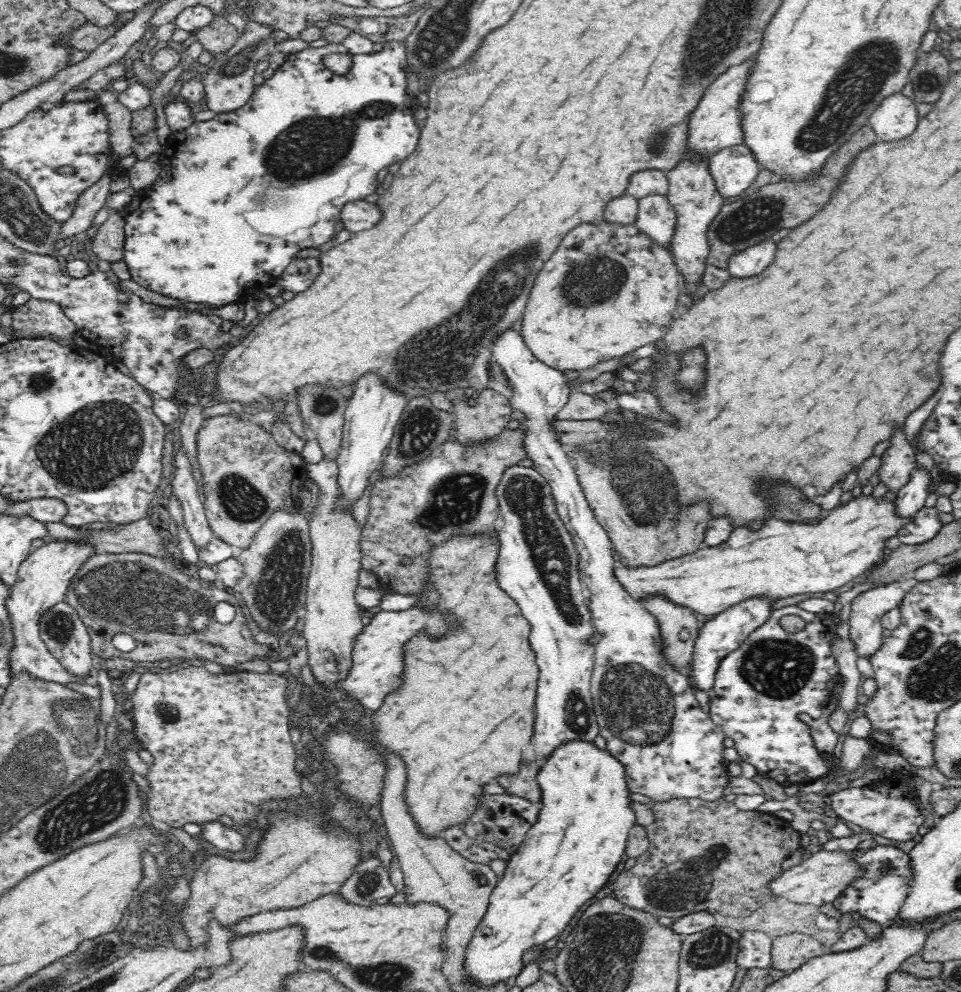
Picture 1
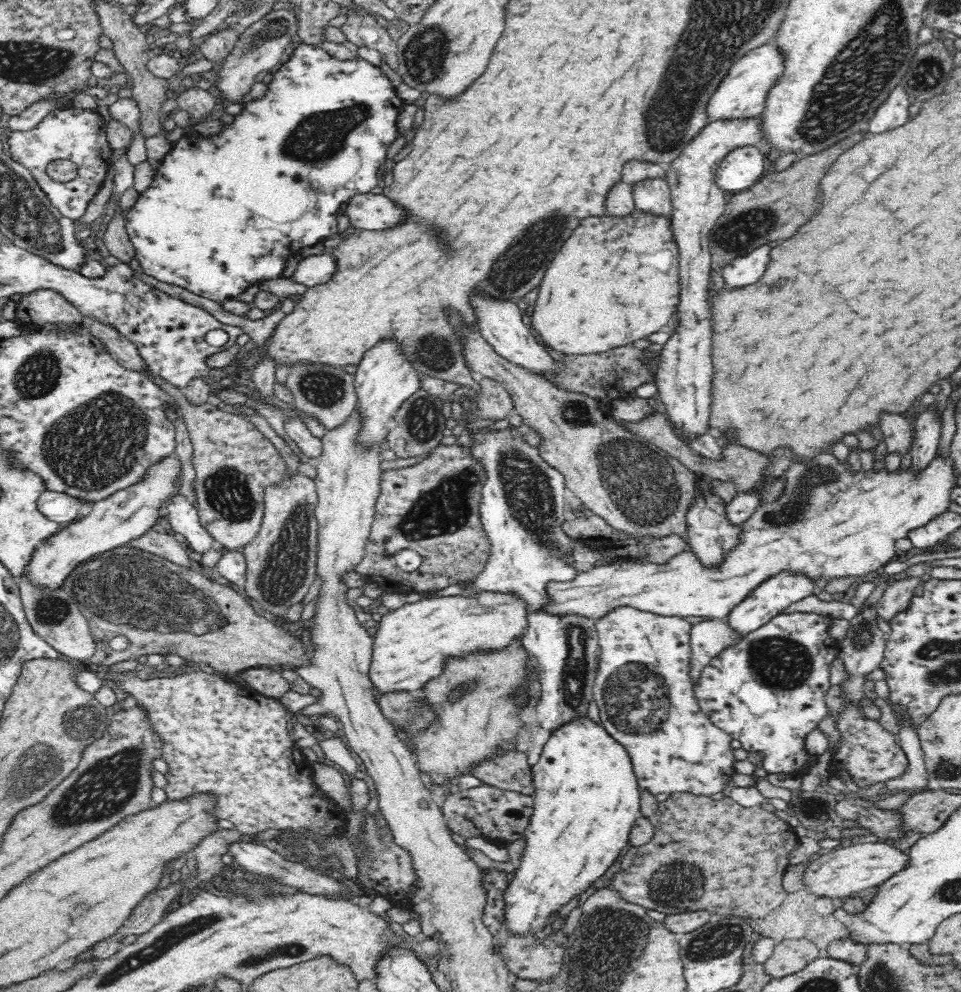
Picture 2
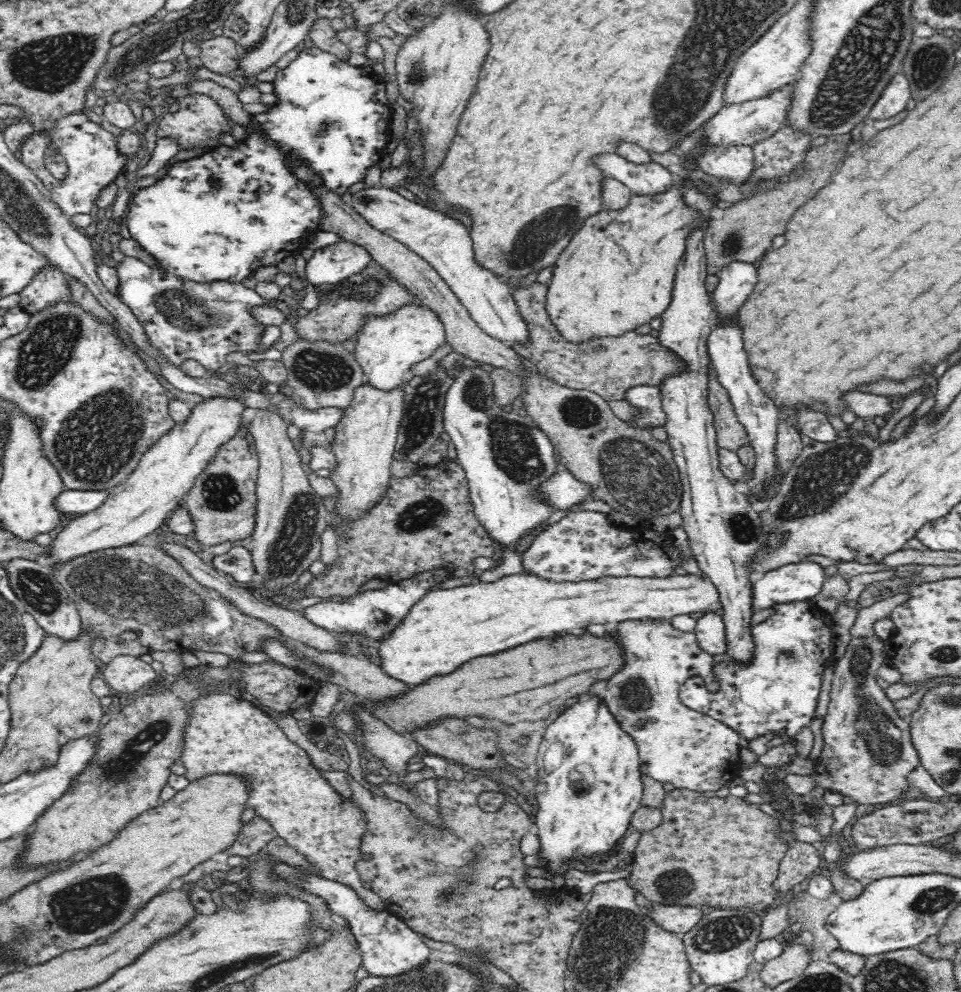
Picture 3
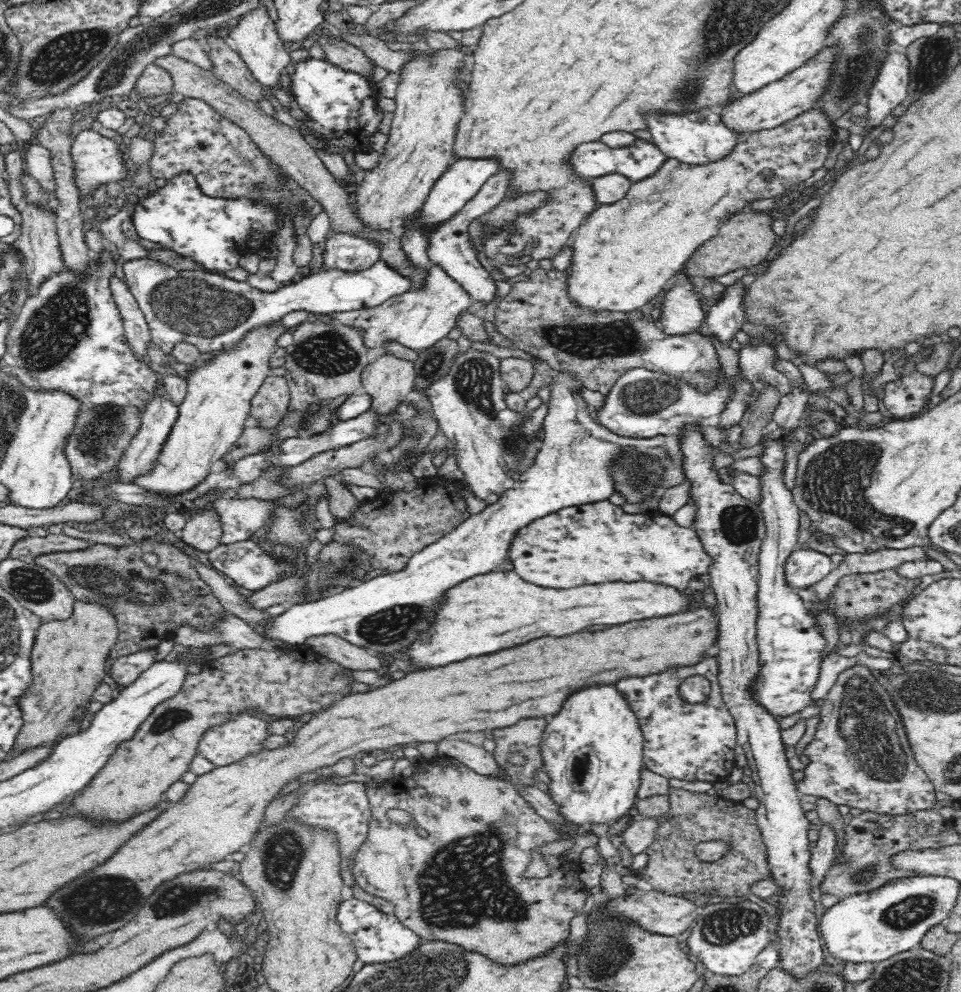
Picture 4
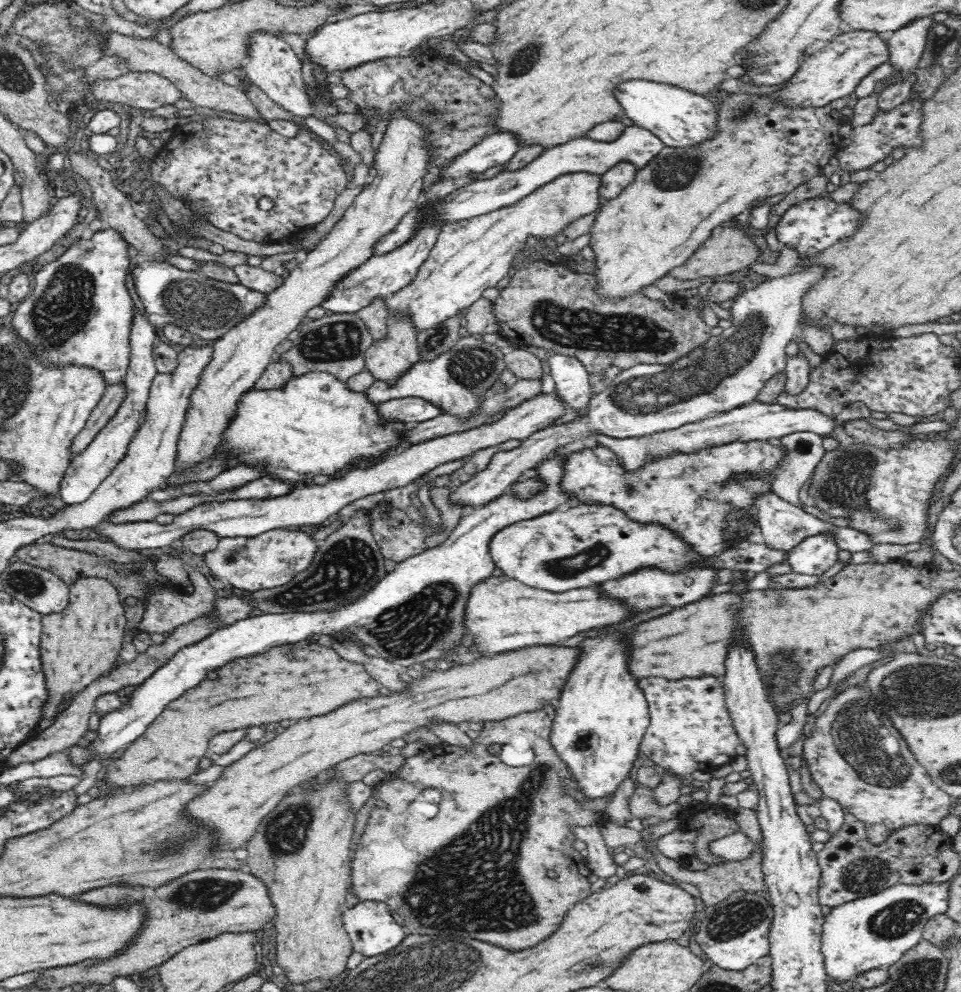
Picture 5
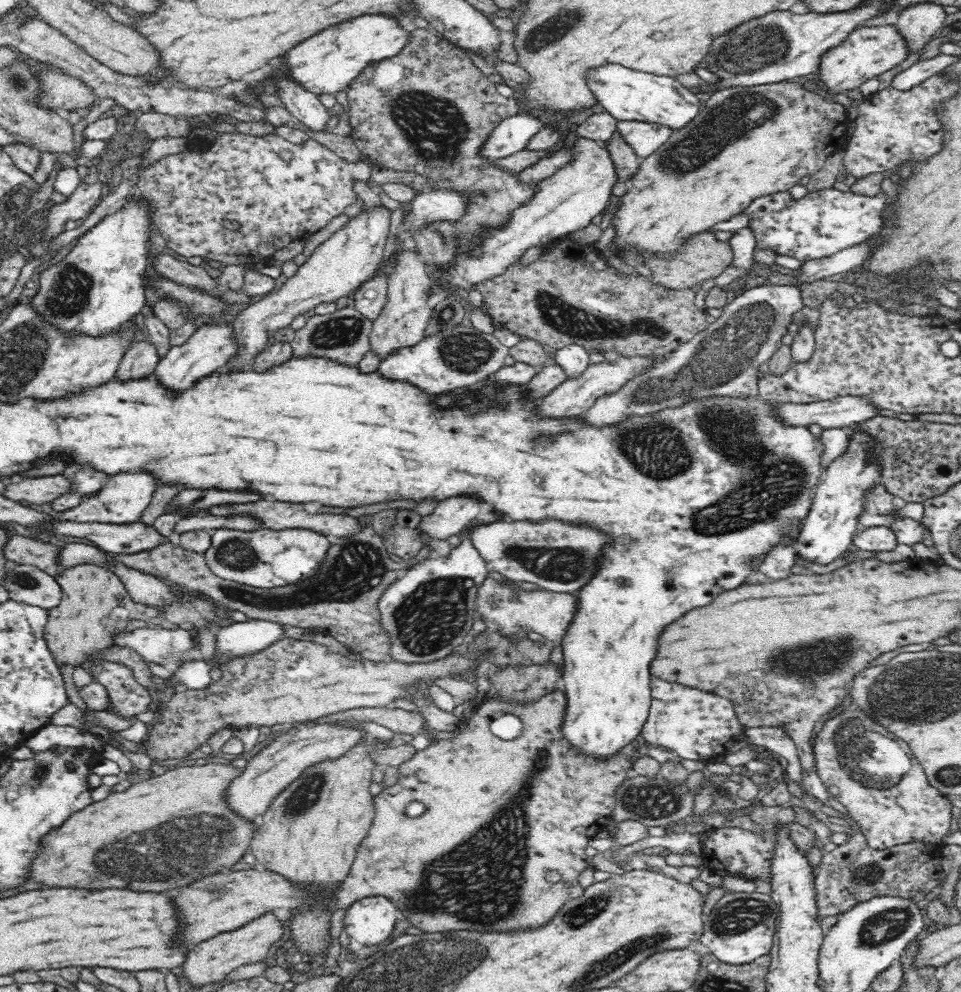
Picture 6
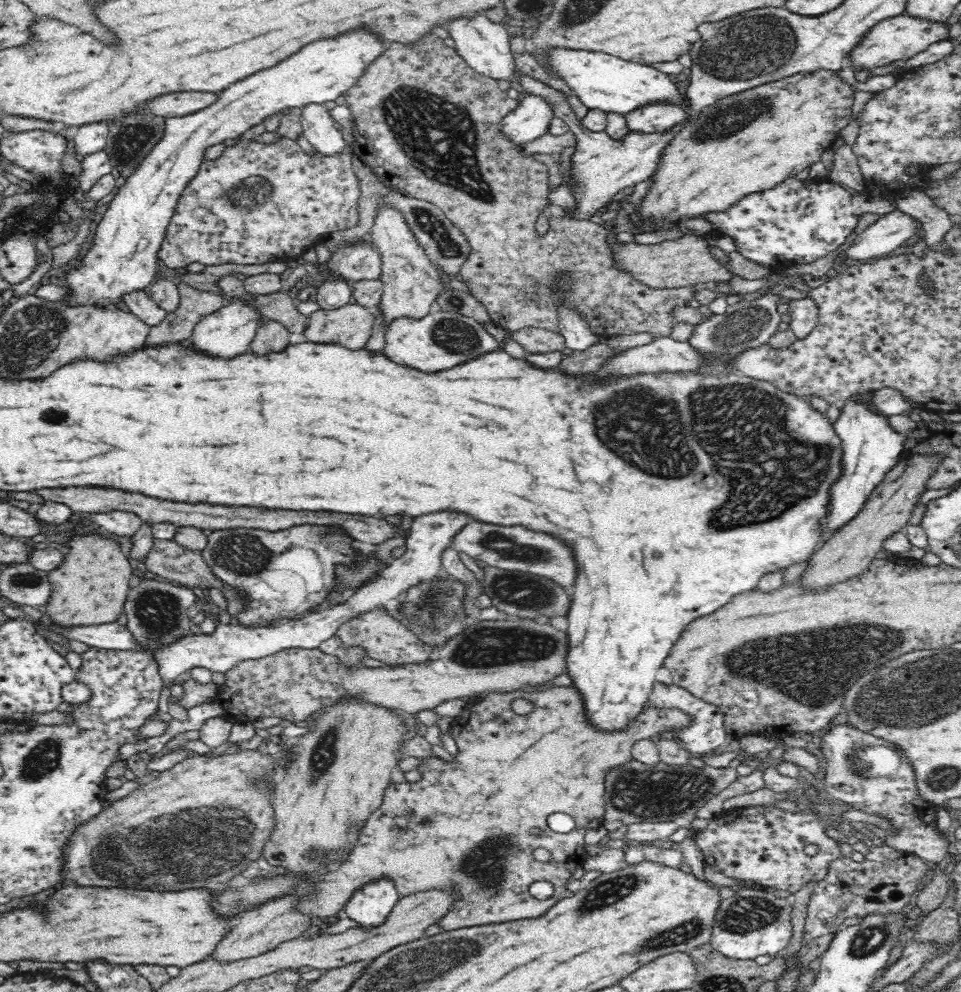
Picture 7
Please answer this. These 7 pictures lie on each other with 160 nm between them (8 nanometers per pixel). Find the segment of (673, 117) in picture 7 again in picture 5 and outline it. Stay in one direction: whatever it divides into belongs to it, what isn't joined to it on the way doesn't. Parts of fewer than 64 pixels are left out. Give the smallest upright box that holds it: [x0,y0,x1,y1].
[376,125,664,256]

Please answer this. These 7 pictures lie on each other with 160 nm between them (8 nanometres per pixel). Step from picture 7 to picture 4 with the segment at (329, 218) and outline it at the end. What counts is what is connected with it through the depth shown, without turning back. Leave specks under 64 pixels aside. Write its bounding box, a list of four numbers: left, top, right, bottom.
[149,98,324,227]

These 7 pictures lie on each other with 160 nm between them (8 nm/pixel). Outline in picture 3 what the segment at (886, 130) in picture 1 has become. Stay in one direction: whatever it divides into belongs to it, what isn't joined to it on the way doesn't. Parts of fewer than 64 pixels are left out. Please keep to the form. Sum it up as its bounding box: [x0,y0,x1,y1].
[869,70,911,120]

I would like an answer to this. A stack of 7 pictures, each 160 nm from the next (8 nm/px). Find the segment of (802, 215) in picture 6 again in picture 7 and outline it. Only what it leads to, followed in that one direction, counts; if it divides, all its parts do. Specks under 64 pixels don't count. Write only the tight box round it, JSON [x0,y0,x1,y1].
[698,175,896,269]

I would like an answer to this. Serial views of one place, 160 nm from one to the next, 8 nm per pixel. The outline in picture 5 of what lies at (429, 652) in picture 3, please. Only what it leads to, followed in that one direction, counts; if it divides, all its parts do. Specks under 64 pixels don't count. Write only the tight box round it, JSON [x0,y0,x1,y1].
[468,574,626,652]

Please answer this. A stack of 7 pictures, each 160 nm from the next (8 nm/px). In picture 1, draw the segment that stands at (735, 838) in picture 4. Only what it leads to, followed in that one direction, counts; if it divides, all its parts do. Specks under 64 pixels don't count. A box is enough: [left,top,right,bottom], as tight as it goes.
[612,798,802,920]

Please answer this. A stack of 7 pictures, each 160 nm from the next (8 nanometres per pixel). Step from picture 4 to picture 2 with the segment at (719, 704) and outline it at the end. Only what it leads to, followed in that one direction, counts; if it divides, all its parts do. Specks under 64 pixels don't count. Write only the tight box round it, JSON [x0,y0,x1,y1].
[593,608,734,796]

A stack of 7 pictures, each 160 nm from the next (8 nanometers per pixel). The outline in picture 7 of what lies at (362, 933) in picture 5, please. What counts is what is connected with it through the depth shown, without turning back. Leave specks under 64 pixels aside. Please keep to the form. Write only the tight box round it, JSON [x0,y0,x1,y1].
[343,877,400,927]

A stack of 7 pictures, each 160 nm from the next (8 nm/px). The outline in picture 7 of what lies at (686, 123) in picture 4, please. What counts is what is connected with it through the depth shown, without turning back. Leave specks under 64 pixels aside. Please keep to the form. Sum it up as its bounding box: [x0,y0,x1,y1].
[536,47,684,114]

